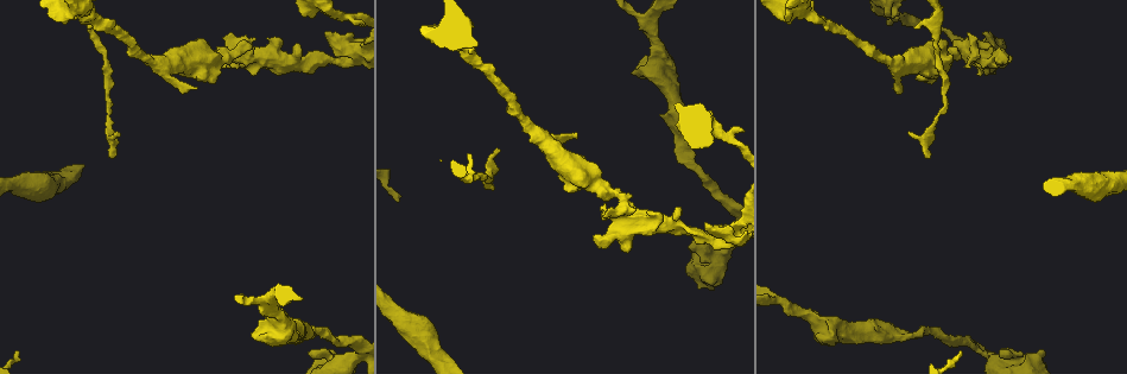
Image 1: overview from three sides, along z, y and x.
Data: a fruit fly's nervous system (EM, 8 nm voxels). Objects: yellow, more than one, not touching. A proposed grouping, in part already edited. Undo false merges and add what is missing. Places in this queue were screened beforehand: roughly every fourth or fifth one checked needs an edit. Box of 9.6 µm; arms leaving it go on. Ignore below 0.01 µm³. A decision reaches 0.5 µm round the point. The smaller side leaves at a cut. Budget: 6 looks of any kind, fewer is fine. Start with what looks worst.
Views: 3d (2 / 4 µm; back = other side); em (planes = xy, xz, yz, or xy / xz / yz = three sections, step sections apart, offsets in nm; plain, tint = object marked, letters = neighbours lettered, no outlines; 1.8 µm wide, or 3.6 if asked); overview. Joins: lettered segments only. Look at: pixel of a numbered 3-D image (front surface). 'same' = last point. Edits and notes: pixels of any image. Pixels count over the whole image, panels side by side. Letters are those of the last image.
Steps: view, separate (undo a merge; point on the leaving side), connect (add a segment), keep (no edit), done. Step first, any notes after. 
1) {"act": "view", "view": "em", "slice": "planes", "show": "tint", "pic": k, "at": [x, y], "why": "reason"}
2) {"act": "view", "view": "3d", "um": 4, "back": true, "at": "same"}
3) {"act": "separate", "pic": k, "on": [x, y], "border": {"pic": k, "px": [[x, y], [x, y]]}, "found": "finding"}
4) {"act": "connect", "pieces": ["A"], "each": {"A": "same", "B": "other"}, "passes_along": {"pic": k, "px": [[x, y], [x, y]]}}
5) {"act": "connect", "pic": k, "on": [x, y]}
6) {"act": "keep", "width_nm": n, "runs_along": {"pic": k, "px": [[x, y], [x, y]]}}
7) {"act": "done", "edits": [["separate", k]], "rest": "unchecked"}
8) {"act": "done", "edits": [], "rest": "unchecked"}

{"act": "view", "view": "em", "slice": "planes", "show": "letters", "pic": 1, "at": [88, 27]}

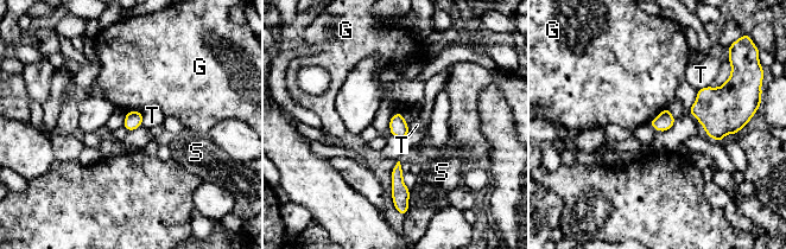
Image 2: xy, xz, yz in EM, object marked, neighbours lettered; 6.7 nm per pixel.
{"act": "keep", "each": {"G": "other", "S": "other", "T": "other"}, "border": {"pic": 2, "px": [[666, 106], [648, 123]]}, "found": "no lettered segment goes on from it"}

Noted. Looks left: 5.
{"act": "view", "view": "3d", "um": 4, "back": true, "pic": 1, "at": [895, 88], "why": "tapers out"}

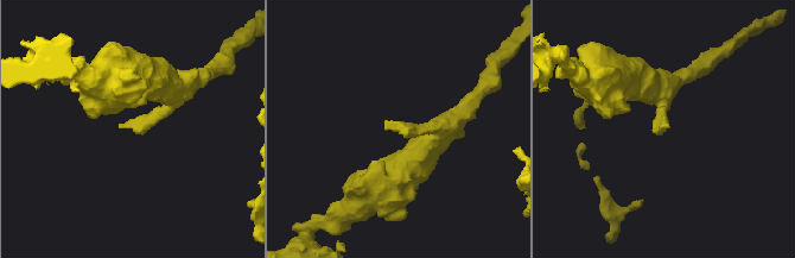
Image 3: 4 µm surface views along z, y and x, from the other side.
{"act": "view", "view": "em", "slice": "xy", "step": 16, "show": "letters", "pic": 3, "at": [386, 126]}

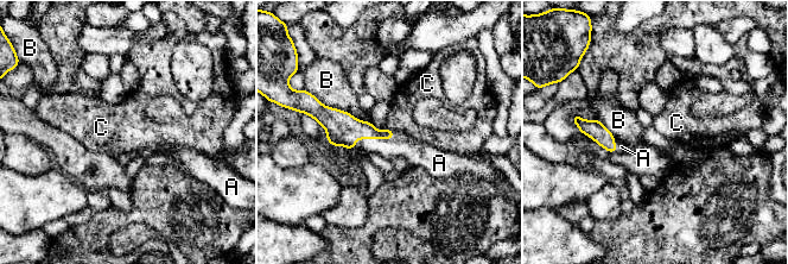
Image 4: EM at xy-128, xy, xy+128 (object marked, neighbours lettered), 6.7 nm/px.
{"act": "view", "view": "em", "slice": "planes", "show": "letters", "at": "same", "why": "another direction"}

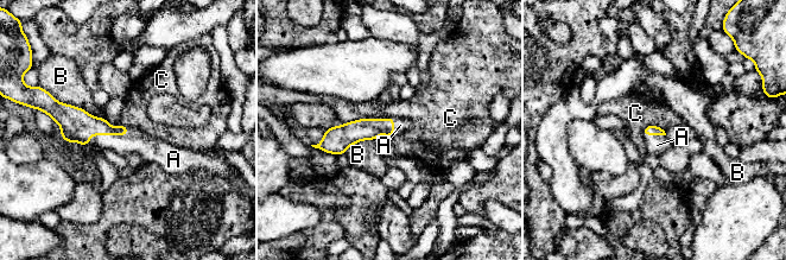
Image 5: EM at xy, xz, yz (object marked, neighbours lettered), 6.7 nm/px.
{"act": "connect", "pieces": ["A"], "each": {"A": "same", "B": "other", "C": "other"}, "passes_along": {"pic": 5, "px": [[76, 125], [108, 134], [137, 141]]}, "found": "it goes on there"}

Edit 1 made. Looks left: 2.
{"act": "view", "view": "em", "slice": "xy", "step": 16, "show": "tint", "pic": 1, "at": [298, 44], "why": "an open end"}

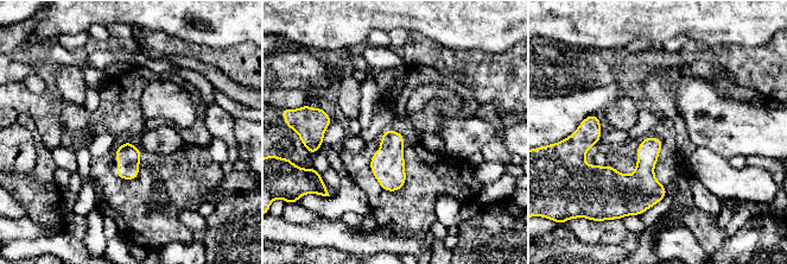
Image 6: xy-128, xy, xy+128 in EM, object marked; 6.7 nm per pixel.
{"act": "view", "view": "em", "slice": "planes", "show": "letters", "at": "same"}

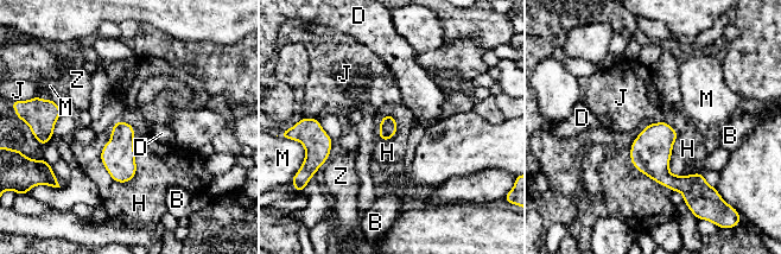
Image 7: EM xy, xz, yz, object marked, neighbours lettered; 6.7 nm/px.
{"act": "keep", "each": {"B": "other", "D": "other", "H": "other", "J": "other", "M": "other", "Z": "other"}, "found": "none of them fits"}

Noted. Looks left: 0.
{"act": "done", "edits": [["connect", 5]], "rest": "unchecked"}

